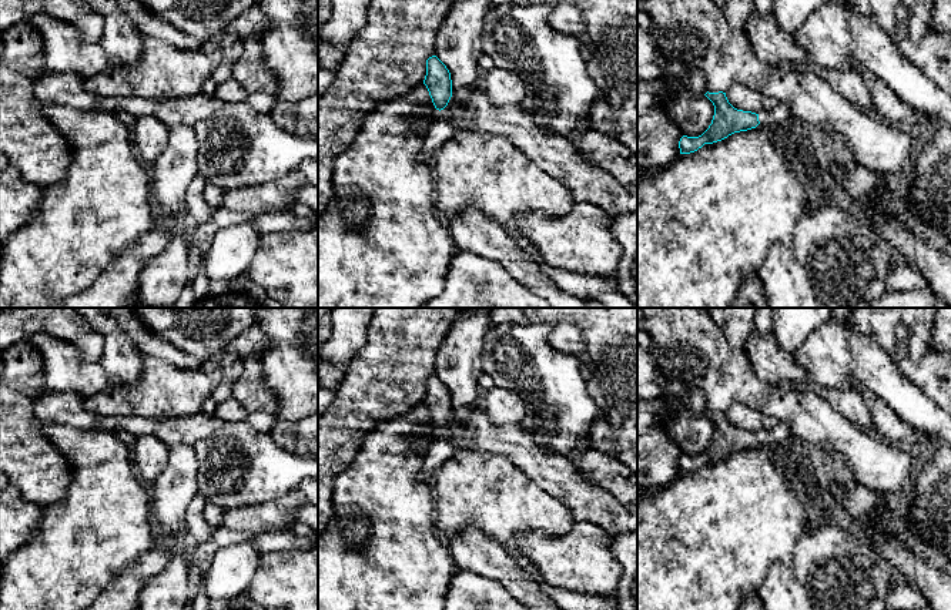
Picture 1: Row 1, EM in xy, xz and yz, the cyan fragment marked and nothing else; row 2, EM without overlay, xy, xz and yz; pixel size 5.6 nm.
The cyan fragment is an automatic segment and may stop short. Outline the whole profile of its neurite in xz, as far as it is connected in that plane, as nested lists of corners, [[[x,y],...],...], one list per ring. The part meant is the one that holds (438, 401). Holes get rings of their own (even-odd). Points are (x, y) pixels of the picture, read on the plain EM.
[[[436,375],[426,379],[426,395],[423,403],[426,405],[432,422],[439,432],[429,445],[419,472],[419,479],[433,476],[446,460],[458,453],[458,449],[451,443],[449,435],[443,429],[452,416],[451,392]]]

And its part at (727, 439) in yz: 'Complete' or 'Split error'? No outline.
Split error

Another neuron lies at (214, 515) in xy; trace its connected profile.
[[[207,500],[204,506],[204,519],[212,530],[224,526],[224,509]]]

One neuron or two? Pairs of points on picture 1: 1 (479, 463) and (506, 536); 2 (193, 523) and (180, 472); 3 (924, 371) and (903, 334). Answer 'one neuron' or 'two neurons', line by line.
1: one neuron
2: two neurons
3: one neuron

